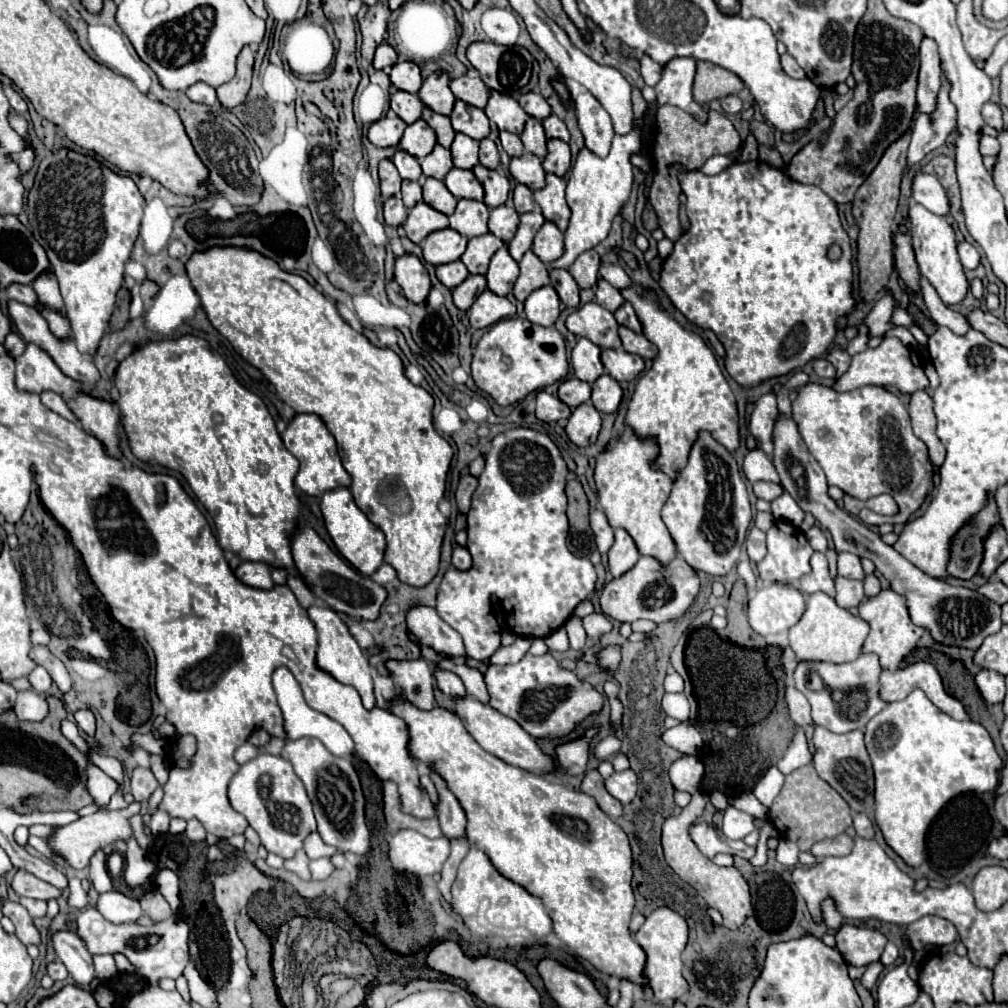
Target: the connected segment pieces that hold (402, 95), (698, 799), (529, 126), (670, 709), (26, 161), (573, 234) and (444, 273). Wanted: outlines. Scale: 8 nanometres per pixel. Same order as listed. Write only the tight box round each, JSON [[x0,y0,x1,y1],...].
[[390,90,424,124],[662,792,752,930],[520,118,546,158],[662,694,690,720],[14,138,34,174],[550,90,646,268],[436,260,468,290]]

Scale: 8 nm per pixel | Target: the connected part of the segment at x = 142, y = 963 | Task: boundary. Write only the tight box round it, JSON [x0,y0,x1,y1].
[78,908,190,984]

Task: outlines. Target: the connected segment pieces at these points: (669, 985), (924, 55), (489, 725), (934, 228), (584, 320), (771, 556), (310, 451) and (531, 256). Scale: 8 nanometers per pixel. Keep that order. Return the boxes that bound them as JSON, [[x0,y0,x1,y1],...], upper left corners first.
[[634,908,688,1002],[918,38,940,112],[454,696,554,774],[908,204,968,306],[566,302,622,350],[756,522,810,582],[282,414,352,496],[512,250,550,302]]

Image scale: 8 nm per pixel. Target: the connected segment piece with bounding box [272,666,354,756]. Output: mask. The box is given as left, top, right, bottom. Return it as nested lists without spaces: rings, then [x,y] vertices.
[[[284,666],[278,668],[272,676],[272,684],[274,684],[274,692],[278,696],[278,704],[282,708],[282,714],[284,714],[284,728],[286,728],[286,734],[288,734],[286,738],[288,740],[298,740],[302,736],[310,736],[310,738],[318,738],[336,756],[350,756],[354,752],[354,742],[342,726],[336,728],[332,718],[328,718],[324,714],[318,714],[316,710],[308,710],[308,706],[304,702],[304,696],[302,696],[302,690],[300,690],[296,678],[290,676],[288,668],[284,668]]]

